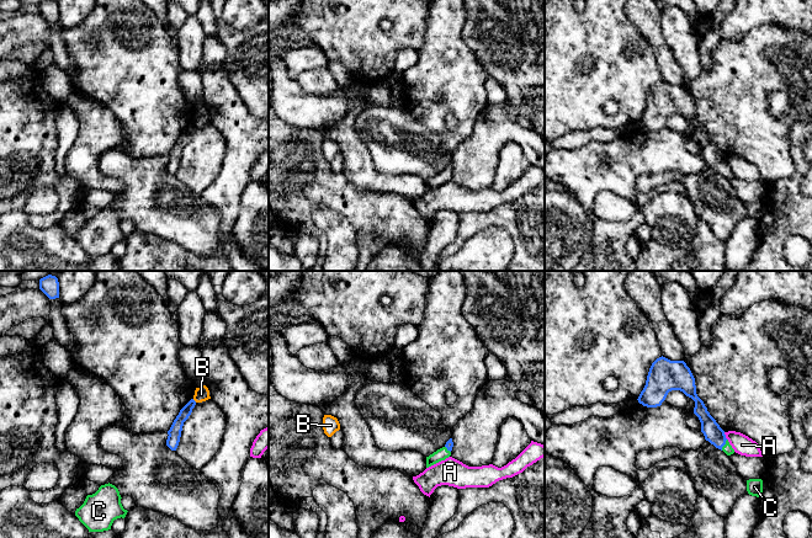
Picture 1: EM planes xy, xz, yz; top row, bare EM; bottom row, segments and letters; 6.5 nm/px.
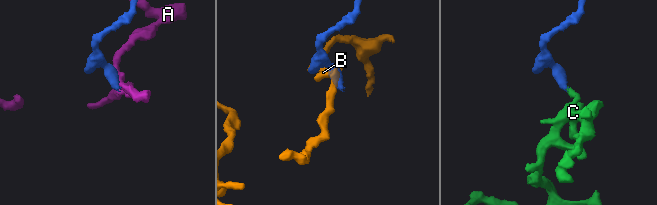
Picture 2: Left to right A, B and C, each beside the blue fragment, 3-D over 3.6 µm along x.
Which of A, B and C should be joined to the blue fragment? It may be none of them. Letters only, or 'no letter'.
C

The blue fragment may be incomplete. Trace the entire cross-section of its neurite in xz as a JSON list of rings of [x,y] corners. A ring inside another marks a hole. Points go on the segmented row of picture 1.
[[[450,438],[442,448],[426,457],[426,468],[449,458],[451,456],[452,447],[453,442],[452,438]]]

